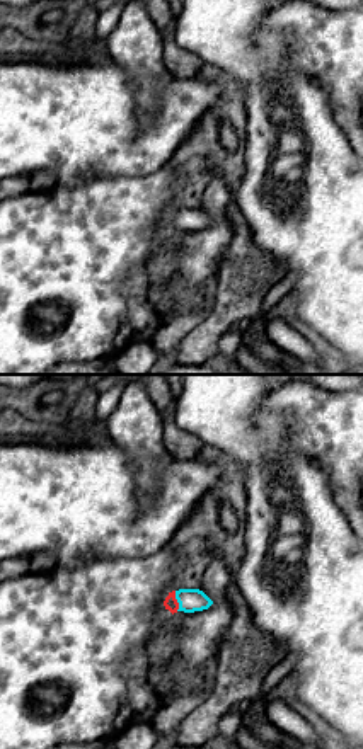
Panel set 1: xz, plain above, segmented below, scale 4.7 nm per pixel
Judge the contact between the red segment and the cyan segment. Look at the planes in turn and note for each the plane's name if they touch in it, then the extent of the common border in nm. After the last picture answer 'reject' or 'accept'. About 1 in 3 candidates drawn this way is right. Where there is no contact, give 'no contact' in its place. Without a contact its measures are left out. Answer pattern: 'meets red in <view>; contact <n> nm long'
meets red in xz; contact 100 nm long

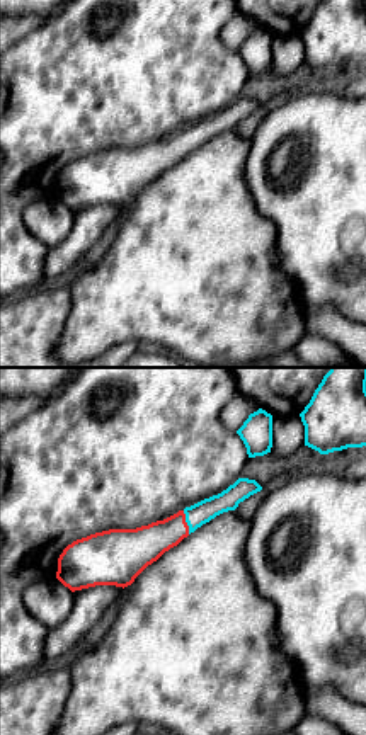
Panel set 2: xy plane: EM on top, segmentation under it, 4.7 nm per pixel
meets red in xy; contact 120 nm long

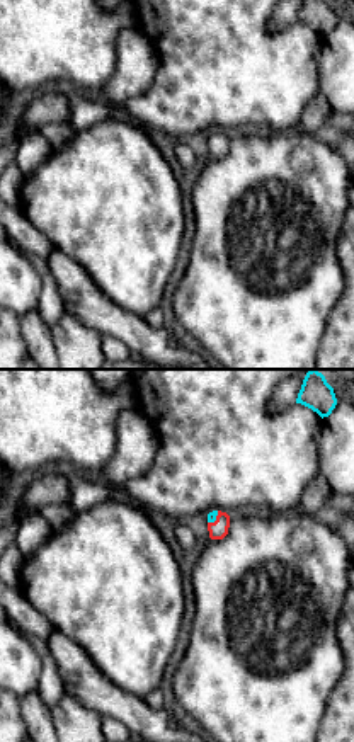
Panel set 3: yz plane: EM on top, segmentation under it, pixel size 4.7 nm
meets red in yz; contact 80 nm long

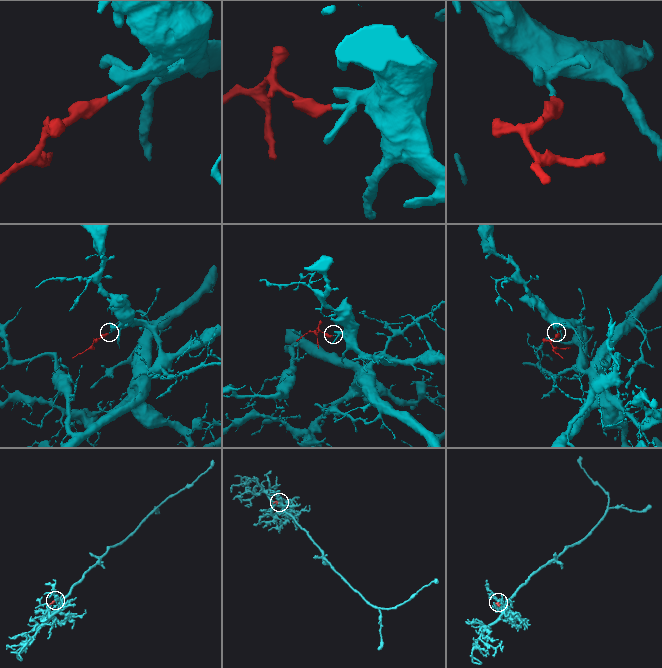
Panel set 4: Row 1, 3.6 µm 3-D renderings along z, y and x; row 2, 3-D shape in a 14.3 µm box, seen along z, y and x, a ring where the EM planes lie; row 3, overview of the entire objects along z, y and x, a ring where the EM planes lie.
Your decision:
accept

